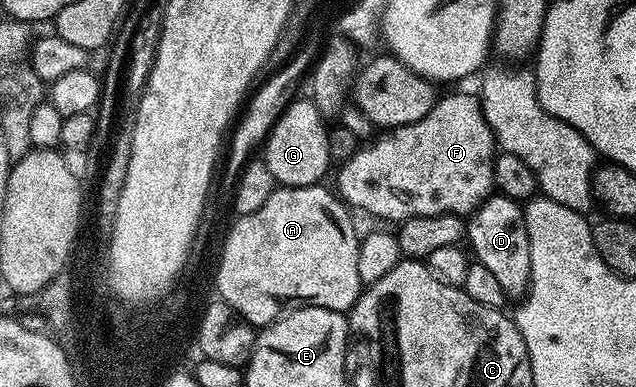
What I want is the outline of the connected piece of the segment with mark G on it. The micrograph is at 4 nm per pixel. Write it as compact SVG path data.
M297 98L290 102L280 118L275 121L263 144L263 159L271 170L274 181L286 188L321 184L325 171L331 166L328 152L329 131L325 117L319 114L312 99Z

